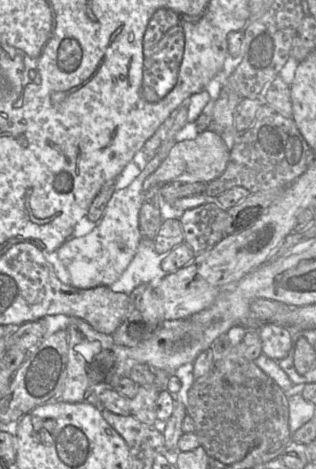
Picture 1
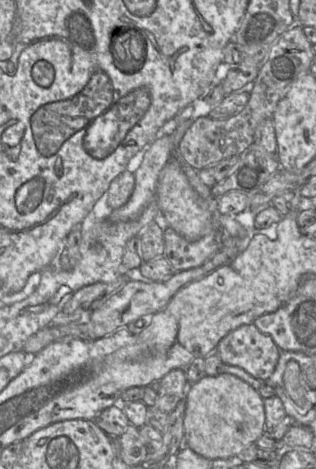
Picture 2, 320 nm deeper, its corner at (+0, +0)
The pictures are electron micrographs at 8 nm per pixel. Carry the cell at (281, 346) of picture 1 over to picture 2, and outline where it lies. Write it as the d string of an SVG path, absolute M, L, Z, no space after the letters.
M254 323L242 325L223 337L215 350L224 364L237 366L266 381L274 372L280 349Z

